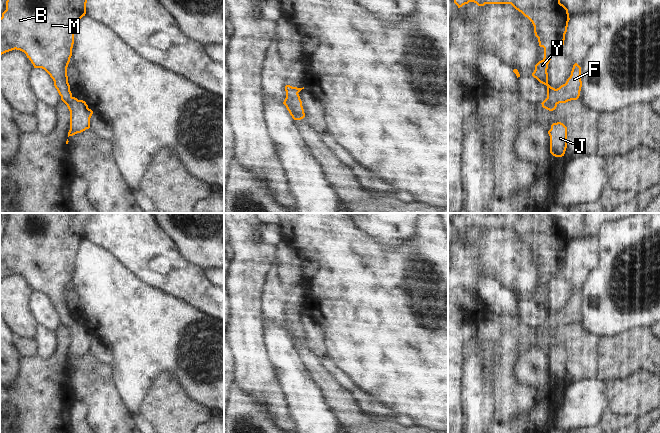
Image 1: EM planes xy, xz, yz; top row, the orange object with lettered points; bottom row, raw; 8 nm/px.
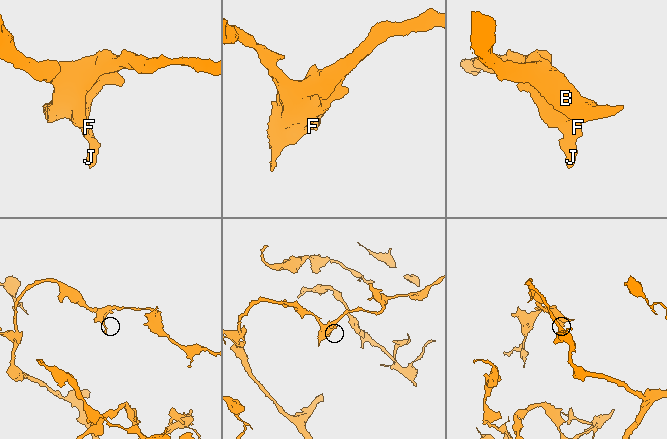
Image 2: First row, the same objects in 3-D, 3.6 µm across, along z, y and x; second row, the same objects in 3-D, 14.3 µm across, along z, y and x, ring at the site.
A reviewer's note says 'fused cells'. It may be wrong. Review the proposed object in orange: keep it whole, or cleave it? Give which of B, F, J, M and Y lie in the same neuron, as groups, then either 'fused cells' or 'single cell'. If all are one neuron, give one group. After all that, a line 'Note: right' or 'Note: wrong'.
B F J M Y | single cell
Note: wrong

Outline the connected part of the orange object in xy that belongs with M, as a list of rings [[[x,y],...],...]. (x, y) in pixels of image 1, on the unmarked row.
[[[10,213],[6,225],[6,234],[0,242],[0,279],[15,273],[20,274],[26,278],[34,292],[42,292],[50,299],[61,324],[70,335],[68,361],[89,353],[90,342],[93,338],[85,325],[72,320],[67,300],[67,291],[74,268],[74,257],[78,252],[80,243],[86,238],[86,227],[90,217],[91,213]]]

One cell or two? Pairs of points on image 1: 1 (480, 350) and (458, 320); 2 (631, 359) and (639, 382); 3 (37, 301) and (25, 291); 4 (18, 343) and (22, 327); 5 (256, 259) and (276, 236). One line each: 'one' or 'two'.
1: two
2: two
3: two
4: two
5: two

